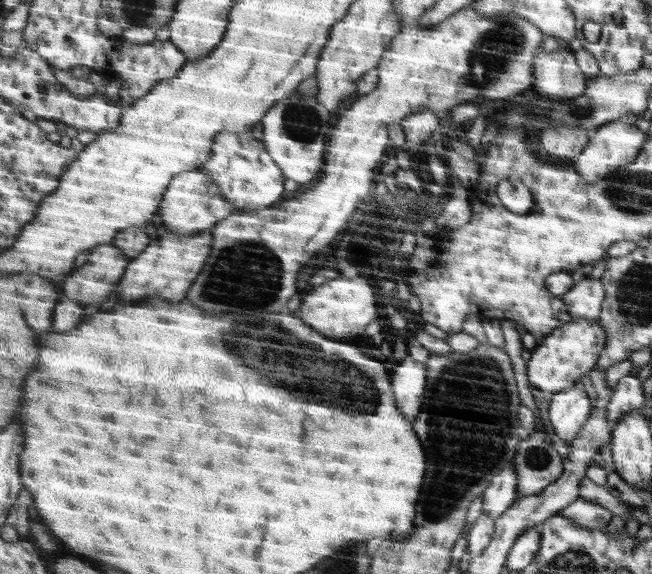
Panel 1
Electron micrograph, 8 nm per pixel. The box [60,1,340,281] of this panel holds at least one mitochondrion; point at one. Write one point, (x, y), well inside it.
(300, 122)

